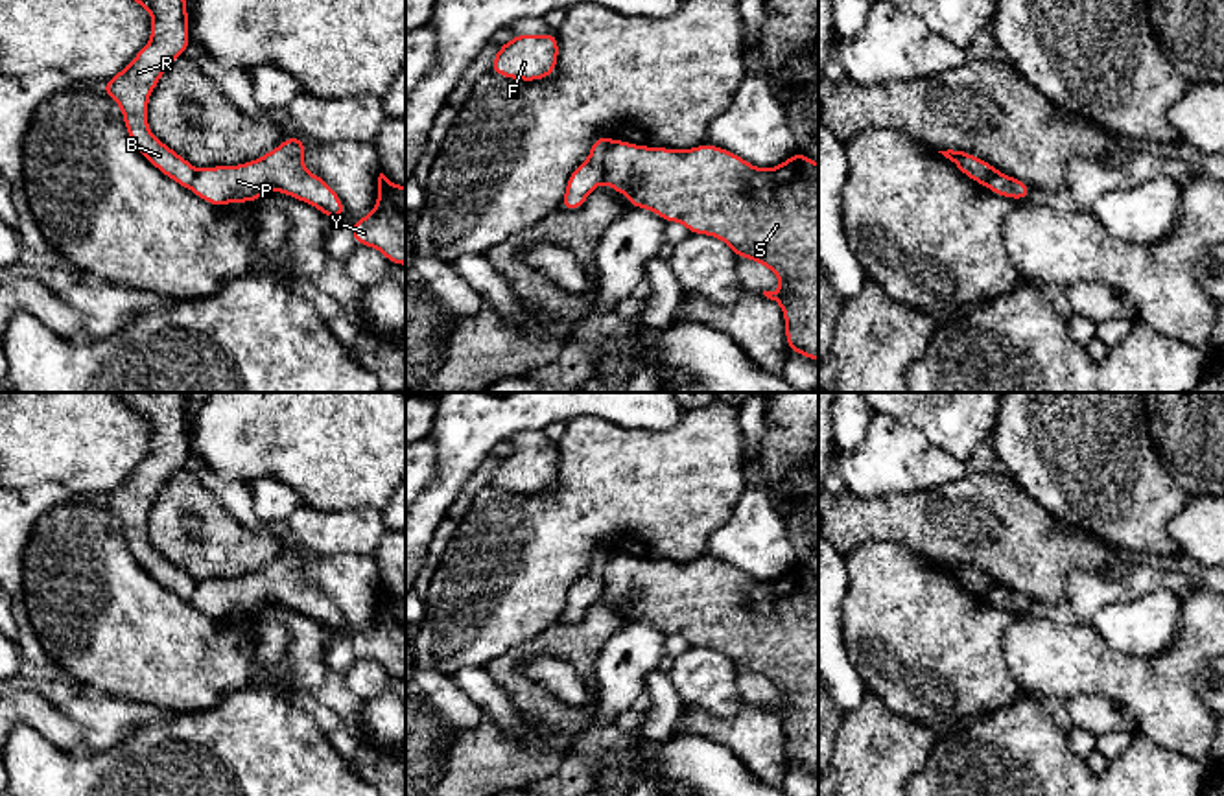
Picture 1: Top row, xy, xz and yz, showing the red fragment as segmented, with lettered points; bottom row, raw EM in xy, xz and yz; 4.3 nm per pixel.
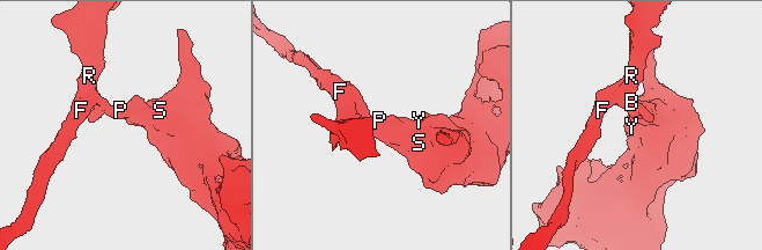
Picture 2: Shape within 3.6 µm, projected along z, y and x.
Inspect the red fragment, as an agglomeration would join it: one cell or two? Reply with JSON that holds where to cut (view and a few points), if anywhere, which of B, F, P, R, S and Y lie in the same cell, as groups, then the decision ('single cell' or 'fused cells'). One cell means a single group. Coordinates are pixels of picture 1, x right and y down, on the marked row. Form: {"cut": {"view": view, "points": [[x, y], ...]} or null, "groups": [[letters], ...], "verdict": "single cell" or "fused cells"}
{"cut": {"view": "xz", "points": [[612, 142], [605, 157], [605, 175], [601, 179]]}, "groups": [["B", "F", "R"], ["P", "S", "Y"]], "verdict": "fused cells"}

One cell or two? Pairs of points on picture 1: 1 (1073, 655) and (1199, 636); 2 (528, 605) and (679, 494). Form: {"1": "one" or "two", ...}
{"1": "one", "2": "one"}

